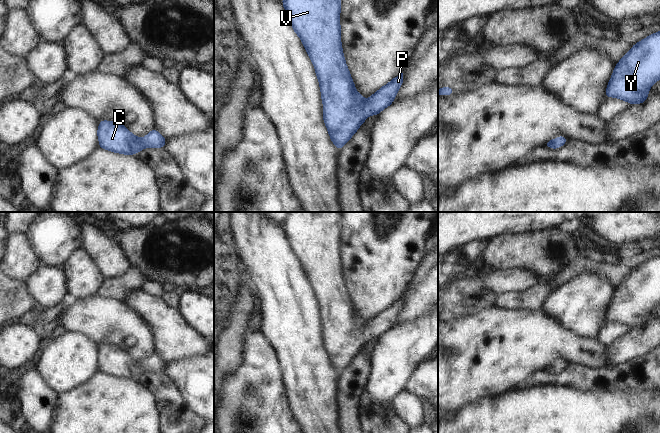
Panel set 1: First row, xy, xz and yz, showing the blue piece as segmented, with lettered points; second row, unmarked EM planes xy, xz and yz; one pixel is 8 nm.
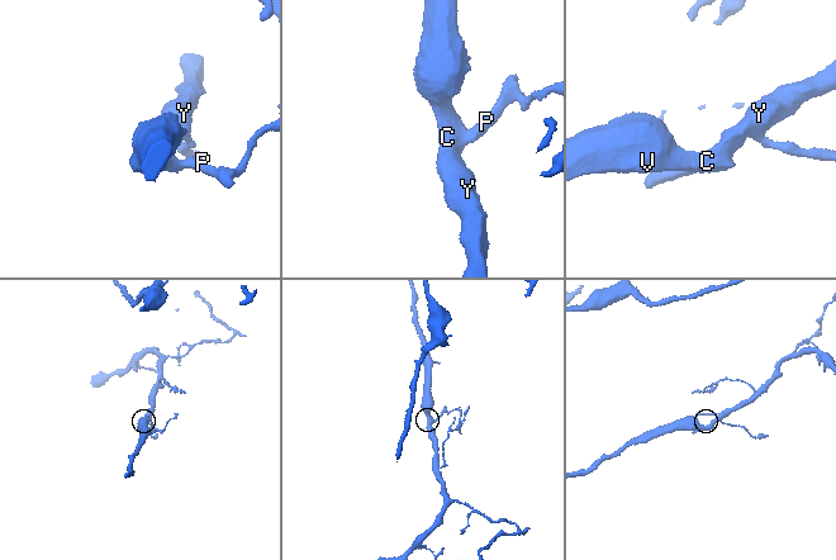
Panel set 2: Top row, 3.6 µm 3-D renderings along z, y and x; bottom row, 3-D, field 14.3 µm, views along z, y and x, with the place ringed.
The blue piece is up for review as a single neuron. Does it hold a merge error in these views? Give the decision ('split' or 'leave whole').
leave whole

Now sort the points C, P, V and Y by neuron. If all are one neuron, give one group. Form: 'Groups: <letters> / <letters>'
Groups: C P V Y

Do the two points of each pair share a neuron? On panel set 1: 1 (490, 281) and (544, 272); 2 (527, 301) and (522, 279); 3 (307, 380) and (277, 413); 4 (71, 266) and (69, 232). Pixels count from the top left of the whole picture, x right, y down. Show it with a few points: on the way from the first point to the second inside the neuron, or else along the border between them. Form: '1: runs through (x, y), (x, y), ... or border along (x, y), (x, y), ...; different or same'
1: border along (512, 268), (530, 269), (541, 280); different
2: border along (540, 280), (524, 290), (513, 290), (502, 294); different
3: border along (281, 378), (289, 409), (297, 422); different
4: border along (79, 247), (60, 266); different

